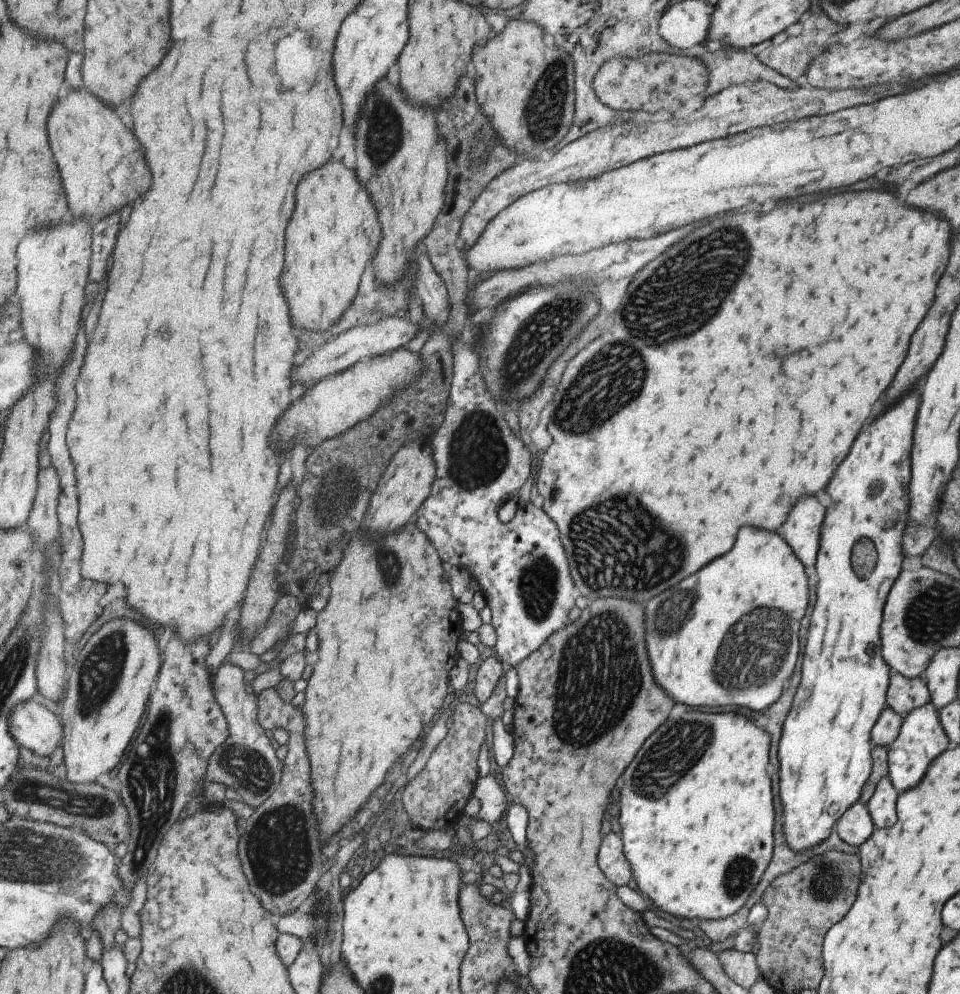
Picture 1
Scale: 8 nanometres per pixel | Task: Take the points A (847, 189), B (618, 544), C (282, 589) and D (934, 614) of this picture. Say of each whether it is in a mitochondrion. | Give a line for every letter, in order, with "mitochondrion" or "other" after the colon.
A: other
B: mitochondrion
C: other
D: mitochondrion

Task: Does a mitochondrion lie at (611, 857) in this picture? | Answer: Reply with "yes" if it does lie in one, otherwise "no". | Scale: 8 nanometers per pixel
no

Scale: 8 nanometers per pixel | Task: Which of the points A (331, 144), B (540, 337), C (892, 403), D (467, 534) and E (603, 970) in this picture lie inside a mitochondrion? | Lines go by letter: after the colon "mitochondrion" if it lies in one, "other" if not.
A: other
B: mitochondrion
C: other
D: other
E: mitochondrion

